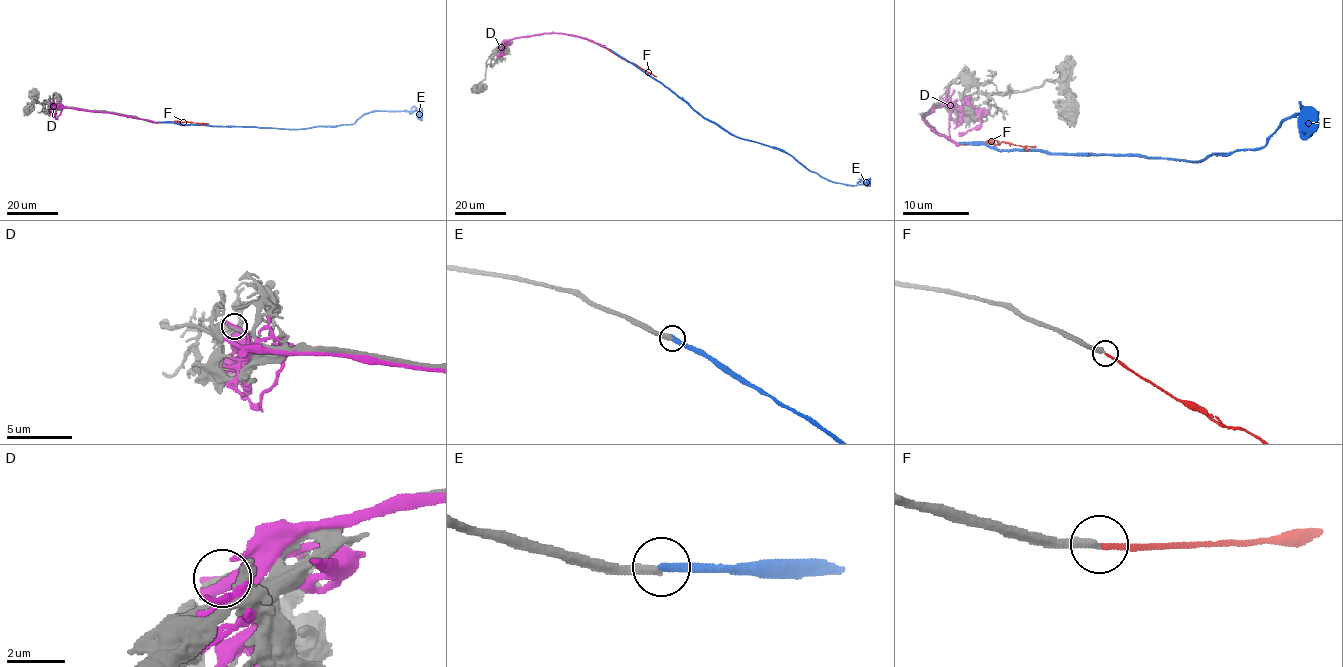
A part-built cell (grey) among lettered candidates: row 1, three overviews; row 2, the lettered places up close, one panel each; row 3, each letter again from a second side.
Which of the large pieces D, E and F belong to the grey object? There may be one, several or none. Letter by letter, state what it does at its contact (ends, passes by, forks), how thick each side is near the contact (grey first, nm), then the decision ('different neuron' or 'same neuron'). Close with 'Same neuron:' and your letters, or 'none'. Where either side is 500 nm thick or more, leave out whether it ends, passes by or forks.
D: it ends there; 150 nm thick on the grey side, 240 nm on the other; different neuron
E: it ends there; 320 nm thick on the grey side, 320 nm on the other; same neuron
F: it ends there; 320 nm thick on the grey side, 170 nm on the other; different neuron
Same neuron: E

